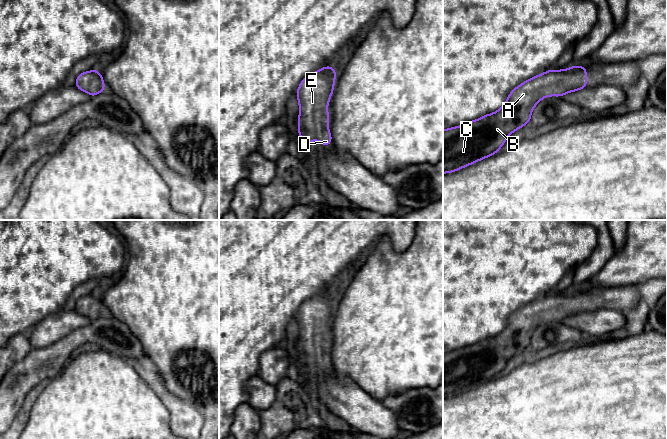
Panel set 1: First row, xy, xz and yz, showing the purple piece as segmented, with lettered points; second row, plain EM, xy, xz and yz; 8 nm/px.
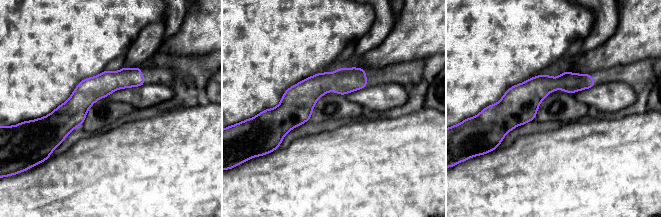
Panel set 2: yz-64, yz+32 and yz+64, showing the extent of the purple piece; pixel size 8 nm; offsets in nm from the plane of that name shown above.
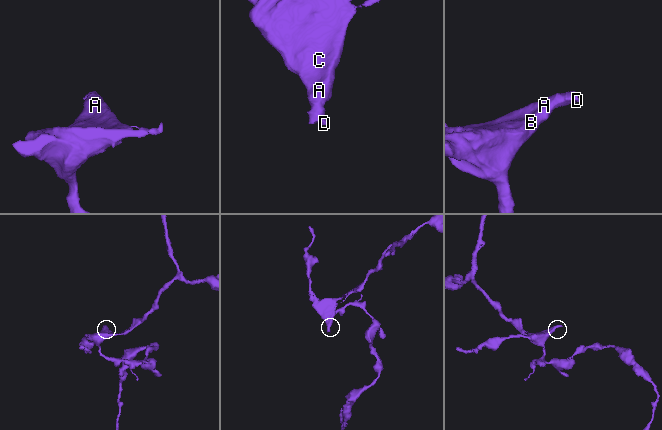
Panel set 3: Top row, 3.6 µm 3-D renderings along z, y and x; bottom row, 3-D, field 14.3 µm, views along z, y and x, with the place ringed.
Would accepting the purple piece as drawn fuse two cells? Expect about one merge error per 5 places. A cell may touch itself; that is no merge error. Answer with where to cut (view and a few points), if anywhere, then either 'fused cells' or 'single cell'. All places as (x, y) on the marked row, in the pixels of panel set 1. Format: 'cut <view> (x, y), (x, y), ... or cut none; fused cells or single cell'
cut none; single cell

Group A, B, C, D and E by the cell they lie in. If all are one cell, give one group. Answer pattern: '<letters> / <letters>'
A B C D E

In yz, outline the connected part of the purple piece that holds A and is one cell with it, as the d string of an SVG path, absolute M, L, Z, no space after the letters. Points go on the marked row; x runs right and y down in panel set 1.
M572 66L564 70L548 70L514 88L505 104L496 112L481 116L463 125L443 130L443 174L452 173L497 153L508 136L531 120L537 103L547 96L562 97L566 93L587 88L585 66Z

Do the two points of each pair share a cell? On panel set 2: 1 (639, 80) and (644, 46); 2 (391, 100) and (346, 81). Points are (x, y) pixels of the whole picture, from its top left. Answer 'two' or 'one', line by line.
1: two
2: two

